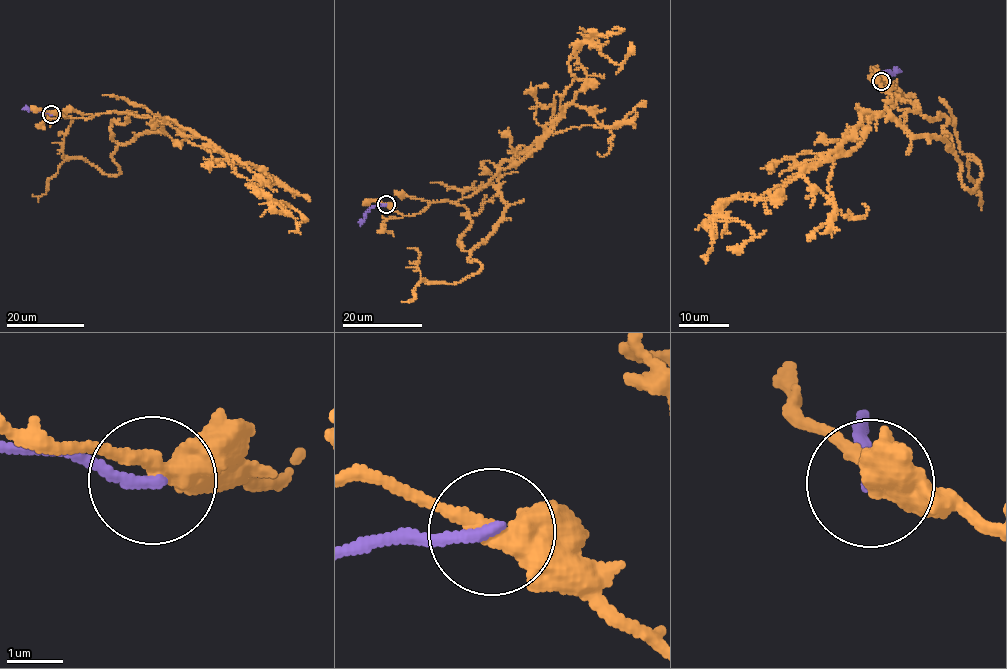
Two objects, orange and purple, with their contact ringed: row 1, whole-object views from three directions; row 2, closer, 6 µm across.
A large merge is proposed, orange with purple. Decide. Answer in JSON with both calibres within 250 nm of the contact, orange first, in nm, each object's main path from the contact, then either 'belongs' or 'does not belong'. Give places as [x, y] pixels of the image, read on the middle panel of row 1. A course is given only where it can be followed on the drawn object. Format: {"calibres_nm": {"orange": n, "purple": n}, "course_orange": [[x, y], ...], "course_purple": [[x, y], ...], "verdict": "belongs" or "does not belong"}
{"calibres_nm": {"orange": 400, "purple": 200}, "course_orange": [[385, 204], [415, 215], [472, 196], [552, 130], [587, 78], [581, 45], [620, 64], [631, 42]], "course_purple": [[385, 204], [370, 209], [360, 225]], "verdict": "does not belong"}

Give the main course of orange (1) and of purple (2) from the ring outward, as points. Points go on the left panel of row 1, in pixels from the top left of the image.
1: (51, 113), (126, 112), (169, 123), (233, 156), (257, 175), (256, 187), (305, 219)
2: (51, 113), (24, 108)

